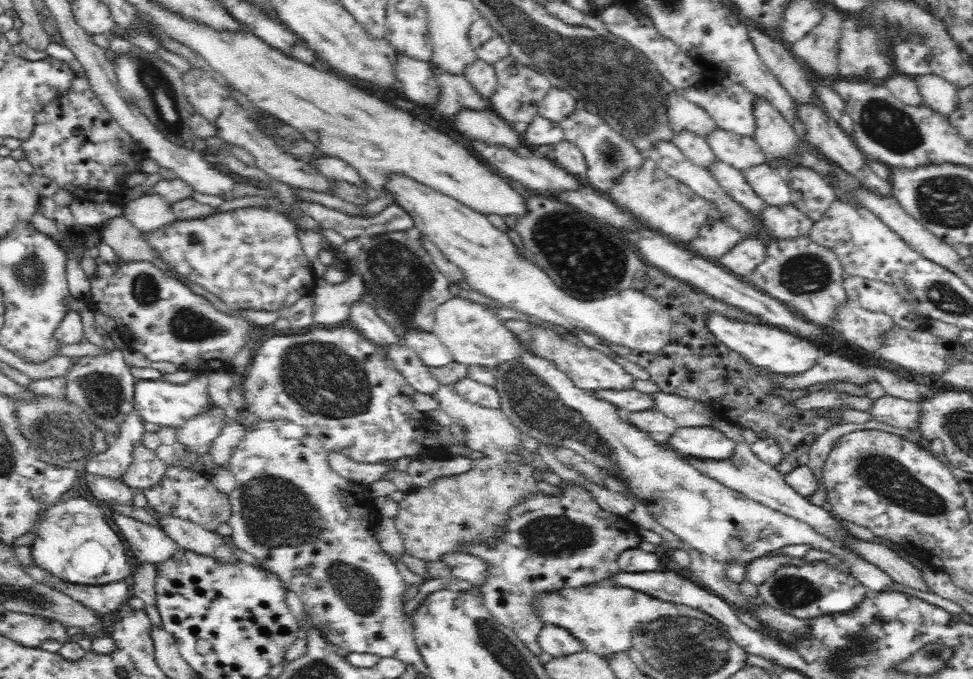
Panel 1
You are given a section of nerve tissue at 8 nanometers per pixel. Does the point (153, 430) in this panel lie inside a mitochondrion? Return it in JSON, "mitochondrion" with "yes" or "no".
{"mitochondrion":"no"}

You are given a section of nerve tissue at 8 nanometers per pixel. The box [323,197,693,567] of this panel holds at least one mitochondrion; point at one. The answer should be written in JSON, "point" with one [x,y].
{"point":[567,245]}

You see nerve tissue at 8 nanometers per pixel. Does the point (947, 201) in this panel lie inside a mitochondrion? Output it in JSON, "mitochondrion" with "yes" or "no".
{"mitochondrion":"yes"}

